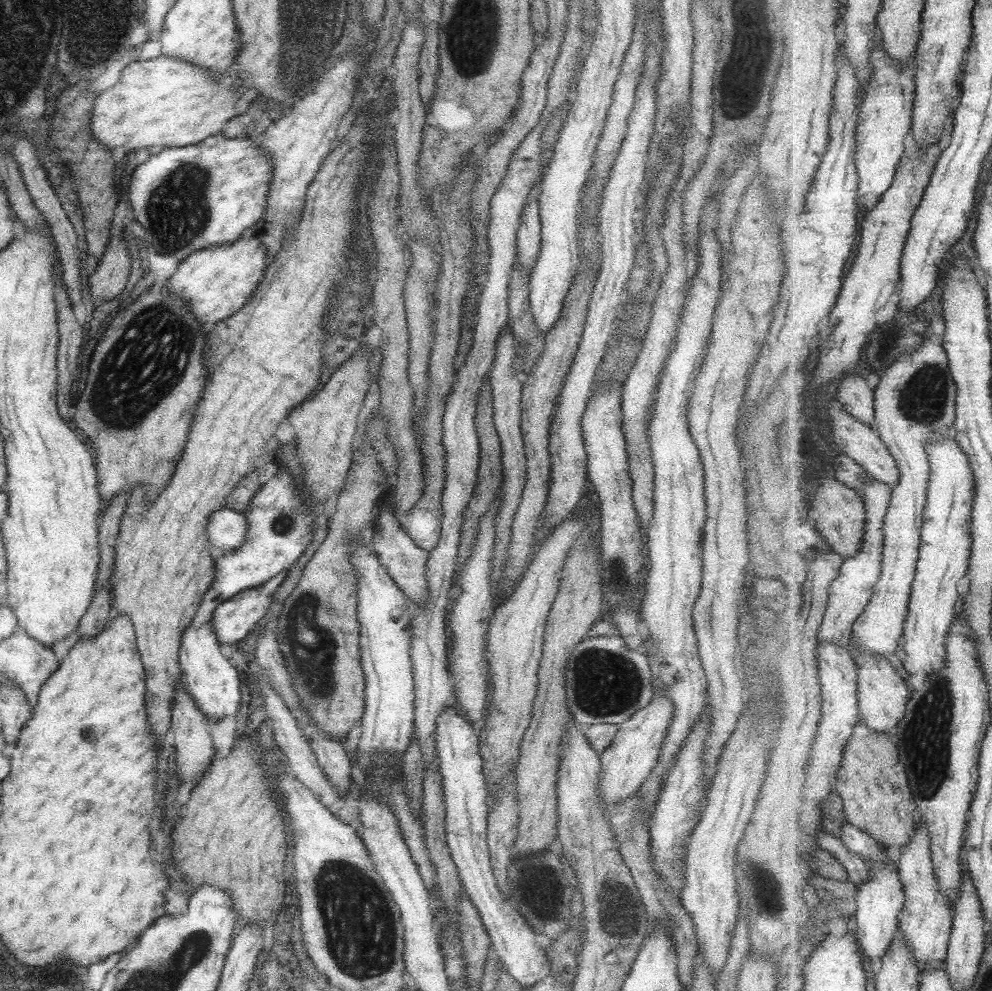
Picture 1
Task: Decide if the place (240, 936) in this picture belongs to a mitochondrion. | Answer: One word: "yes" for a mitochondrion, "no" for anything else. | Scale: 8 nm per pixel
no

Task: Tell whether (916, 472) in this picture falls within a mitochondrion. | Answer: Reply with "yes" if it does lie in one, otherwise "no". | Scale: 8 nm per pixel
no

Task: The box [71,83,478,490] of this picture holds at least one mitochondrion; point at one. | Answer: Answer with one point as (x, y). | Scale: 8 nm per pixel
(158, 351)

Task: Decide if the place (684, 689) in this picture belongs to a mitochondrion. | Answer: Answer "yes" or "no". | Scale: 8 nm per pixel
no

